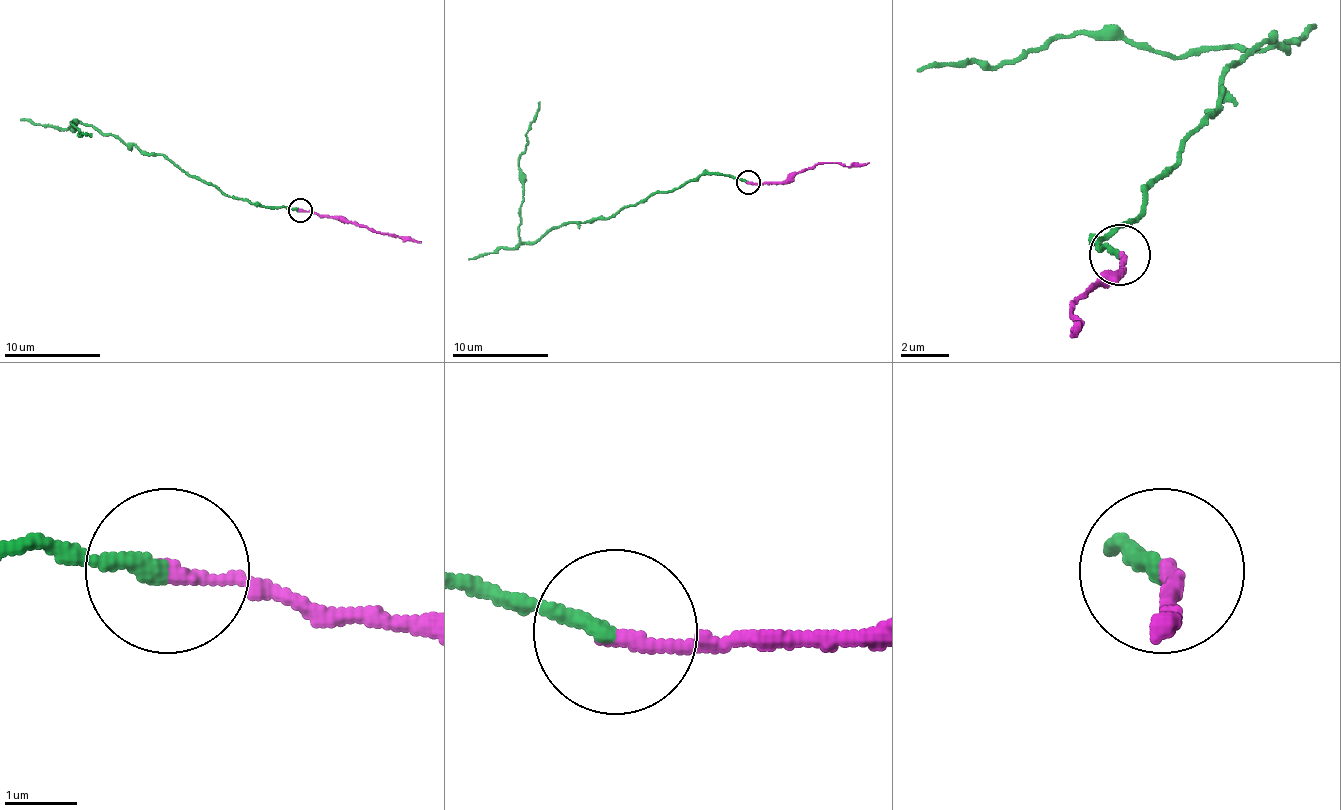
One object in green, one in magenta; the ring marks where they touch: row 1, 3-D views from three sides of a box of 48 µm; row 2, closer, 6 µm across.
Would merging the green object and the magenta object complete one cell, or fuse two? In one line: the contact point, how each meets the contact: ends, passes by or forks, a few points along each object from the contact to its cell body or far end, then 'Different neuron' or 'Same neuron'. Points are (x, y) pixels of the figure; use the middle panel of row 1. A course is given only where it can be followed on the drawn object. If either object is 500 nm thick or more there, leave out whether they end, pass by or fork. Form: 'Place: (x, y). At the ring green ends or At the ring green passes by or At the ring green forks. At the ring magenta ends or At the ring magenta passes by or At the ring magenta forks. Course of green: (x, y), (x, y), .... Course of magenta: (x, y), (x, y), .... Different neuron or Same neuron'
Place: (748, 182). At the ring green ends. At the ring magenta ends. Course of green: (748, 182), (702, 175), (630, 204), (611, 218), (563, 223), (522, 242), (520, 153), (539, 101). Course of magenta: (748, 182), (786, 182), (820, 163), (868, 163). Same neuron

